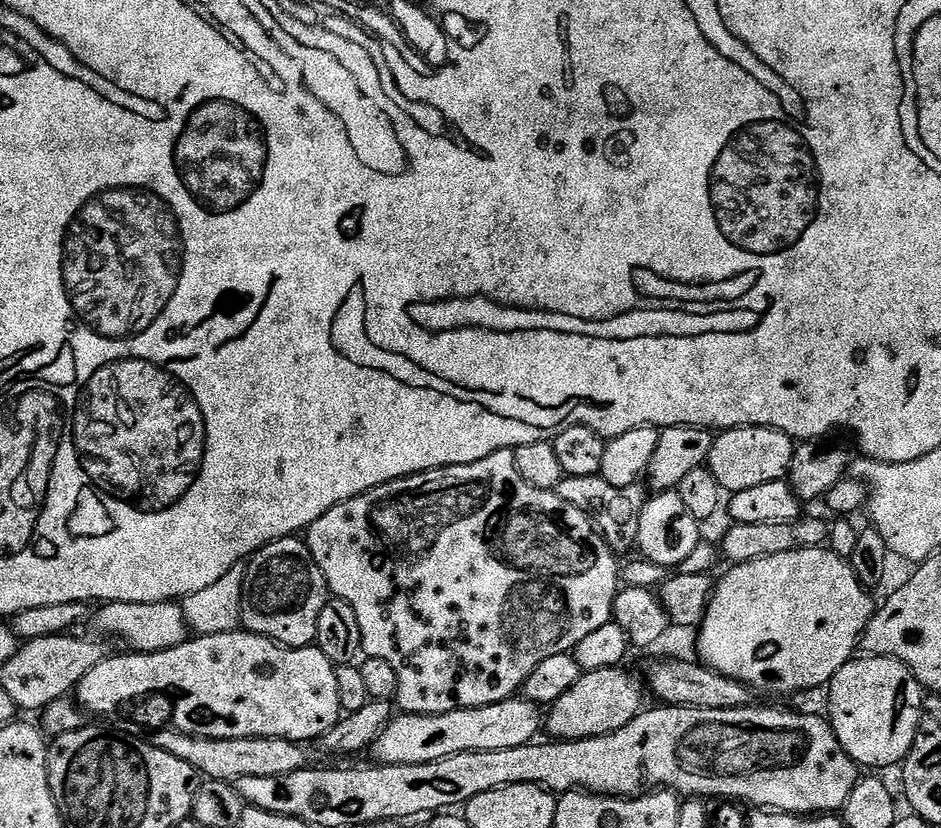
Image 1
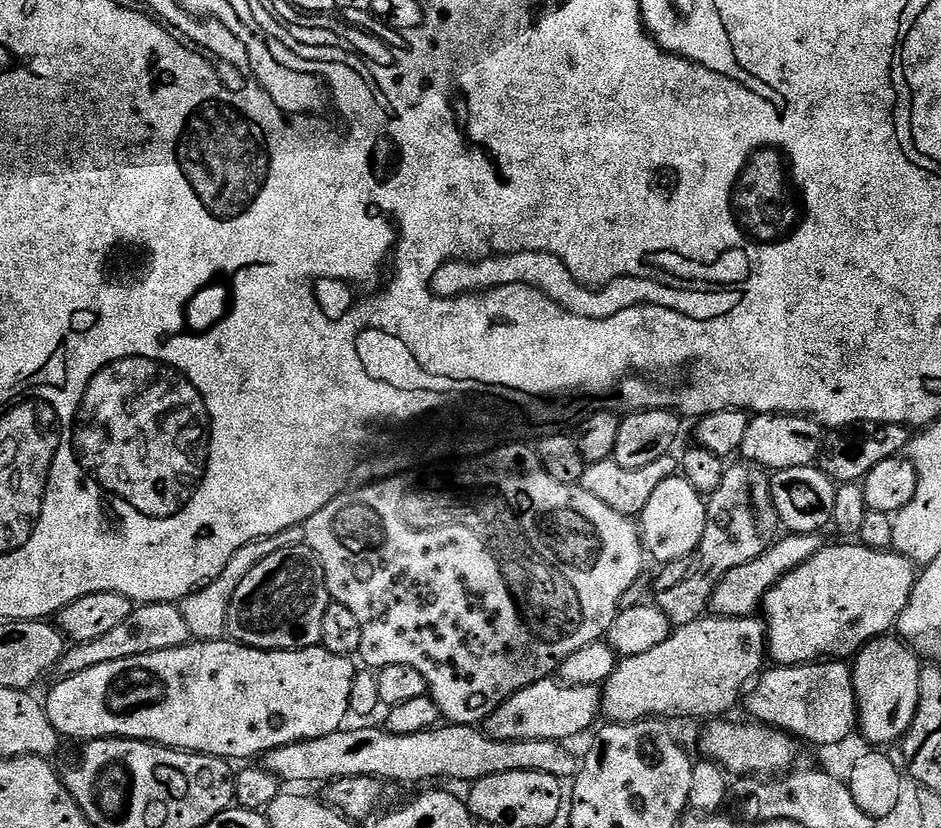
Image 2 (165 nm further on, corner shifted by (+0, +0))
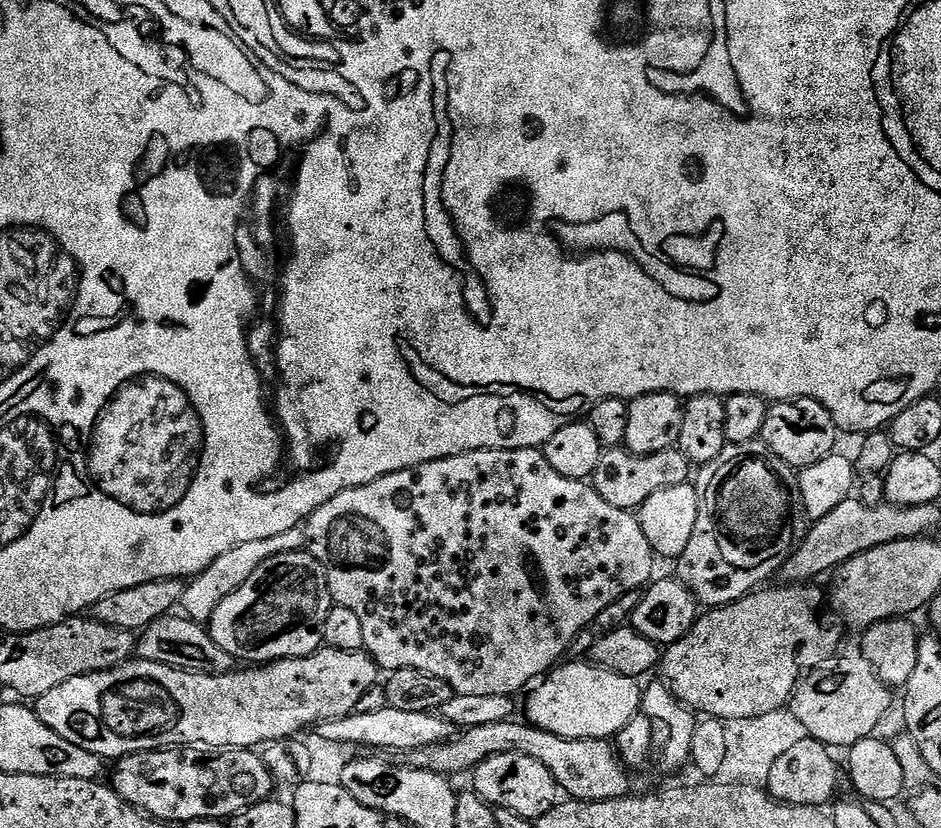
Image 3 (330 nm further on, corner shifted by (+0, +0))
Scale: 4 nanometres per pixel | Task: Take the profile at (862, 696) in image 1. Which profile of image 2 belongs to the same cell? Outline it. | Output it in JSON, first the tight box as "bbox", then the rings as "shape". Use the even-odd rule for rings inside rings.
{"bbox":[851,634,921,746],"shape":[[[892,634],[870,641],[856,653],[851,665],[856,695],[856,718],[859,735],[864,735],[872,743],[869,745],[884,746],[880,744],[892,744],[895,740],[897,743],[907,736],[918,710],[921,667],[916,653]]]}

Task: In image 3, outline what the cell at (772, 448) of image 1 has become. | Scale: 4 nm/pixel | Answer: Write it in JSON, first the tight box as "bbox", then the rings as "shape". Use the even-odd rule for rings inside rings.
{"bbox":[762,398,838,470],"shape":[[[805,398],[773,403],[766,414],[762,440],[774,454],[778,454],[778,458],[791,464],[793,469],[799,470],[833,455],[837,451],[836,435],[838,429],[831,410],[822,402]]]}

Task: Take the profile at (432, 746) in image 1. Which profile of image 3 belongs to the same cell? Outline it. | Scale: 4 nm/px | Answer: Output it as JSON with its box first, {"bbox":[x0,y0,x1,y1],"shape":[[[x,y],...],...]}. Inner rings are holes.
{"bbox":[527,660,641,741],"shape":[[[585,660],[561,663],[527,693],[527,723],[550,734],[558,734],[558,738],[571,740],[611,741],[619,736],[634,714],[640,712],[641,685],[636,685],[639,684],[637,677]]]}

